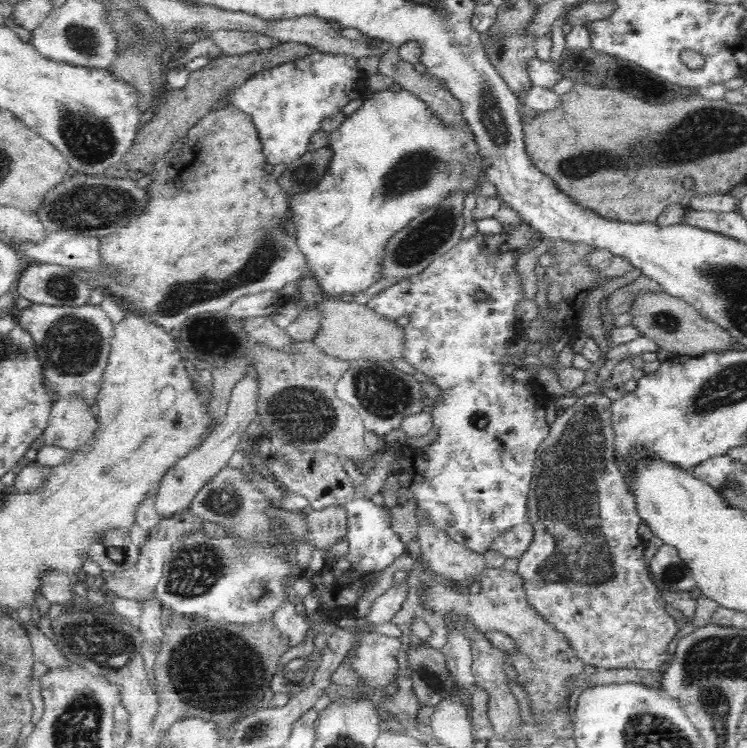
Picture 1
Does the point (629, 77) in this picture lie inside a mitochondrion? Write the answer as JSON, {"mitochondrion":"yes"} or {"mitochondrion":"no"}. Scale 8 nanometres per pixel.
{"mitochondrion":"no"}

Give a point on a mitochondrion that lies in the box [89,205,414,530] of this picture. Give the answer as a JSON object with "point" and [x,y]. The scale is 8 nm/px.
{"point":[183,294]}

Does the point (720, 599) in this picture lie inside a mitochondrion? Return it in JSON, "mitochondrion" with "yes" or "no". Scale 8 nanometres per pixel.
{"mitochondrion":"no"}

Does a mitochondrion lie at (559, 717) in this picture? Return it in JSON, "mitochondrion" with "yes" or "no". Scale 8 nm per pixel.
{"mitochondrion":"no"}

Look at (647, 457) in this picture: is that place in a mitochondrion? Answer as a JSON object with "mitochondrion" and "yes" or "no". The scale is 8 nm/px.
{"mitochondrion":"no"}

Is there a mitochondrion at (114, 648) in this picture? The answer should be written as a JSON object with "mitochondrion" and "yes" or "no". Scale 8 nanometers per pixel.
{"mitochondrion":"yes"}

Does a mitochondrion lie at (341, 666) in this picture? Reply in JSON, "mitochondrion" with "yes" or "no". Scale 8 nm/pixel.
{"mitochondrion":"no"}

